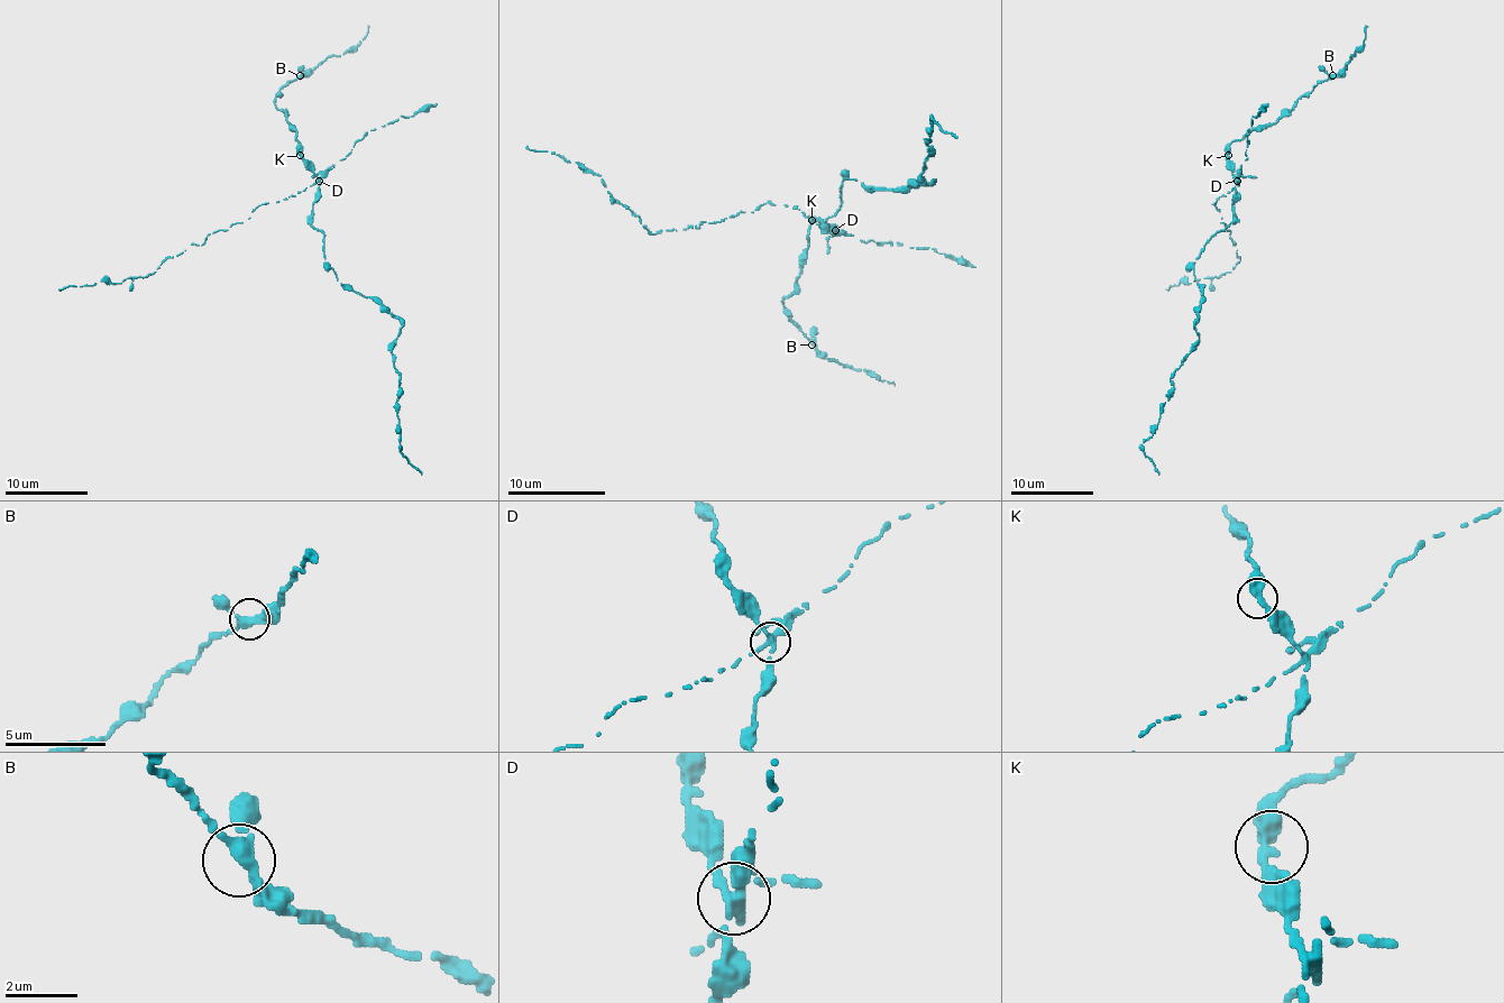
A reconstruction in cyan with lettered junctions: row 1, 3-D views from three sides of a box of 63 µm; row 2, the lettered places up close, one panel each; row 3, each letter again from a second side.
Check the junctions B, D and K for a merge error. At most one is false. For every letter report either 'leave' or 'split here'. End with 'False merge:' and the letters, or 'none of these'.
B: leave
D: split here
K: leave
False merge: D

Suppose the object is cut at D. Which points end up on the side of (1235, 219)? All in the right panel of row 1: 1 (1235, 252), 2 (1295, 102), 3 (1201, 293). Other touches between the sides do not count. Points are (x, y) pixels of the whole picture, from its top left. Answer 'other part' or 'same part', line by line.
1: other part
2: same part
3: same part

